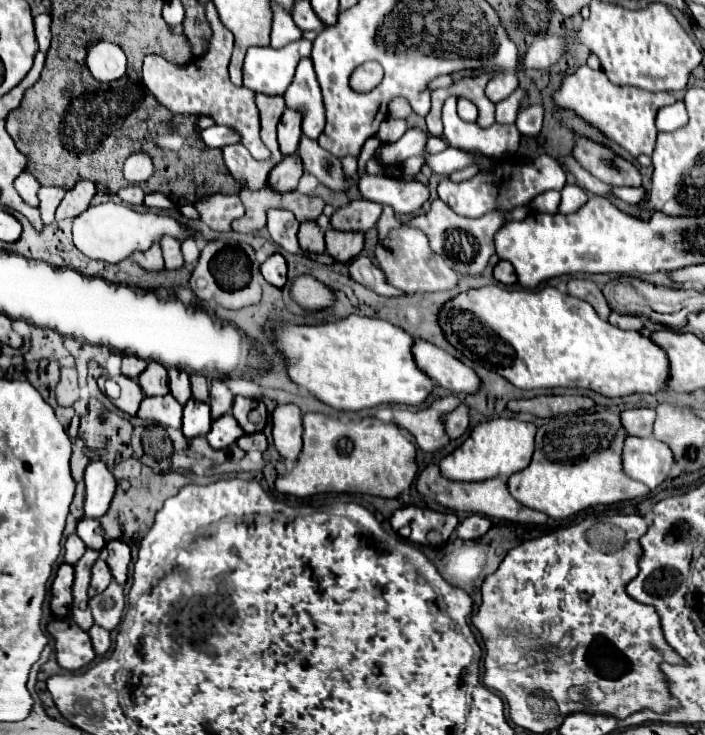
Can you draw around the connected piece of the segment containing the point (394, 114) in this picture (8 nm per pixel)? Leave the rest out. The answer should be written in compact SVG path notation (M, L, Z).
M394 98L388 106L388 112L390 112L390 118L408 118L412 108L408 106L408 102L404 102L404 98Z

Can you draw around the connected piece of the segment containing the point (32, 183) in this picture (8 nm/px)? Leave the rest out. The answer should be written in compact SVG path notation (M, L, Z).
M24 172L24 174L20 174L20 178L16 178L16 190L30 206L38 206L38 190L40 188L42 188L40 182L30 172Z

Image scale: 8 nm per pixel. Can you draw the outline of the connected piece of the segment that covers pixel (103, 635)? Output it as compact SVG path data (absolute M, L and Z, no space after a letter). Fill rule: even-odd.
M94 624L94 626L88 630L88 634L90 634L90 638L92 638L92 646L94 646L96 654L102 656L102 654L110 648L110 632L104 630L102 626L96 626L96 624Z

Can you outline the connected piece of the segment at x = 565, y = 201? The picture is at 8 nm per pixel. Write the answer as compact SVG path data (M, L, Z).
M568 184L564 190L562 190L562 202L560 202L560 210L562 214L572 214L574 210L578 210L580 206L584 206L588 200L586 192L576 186L576 184Z

